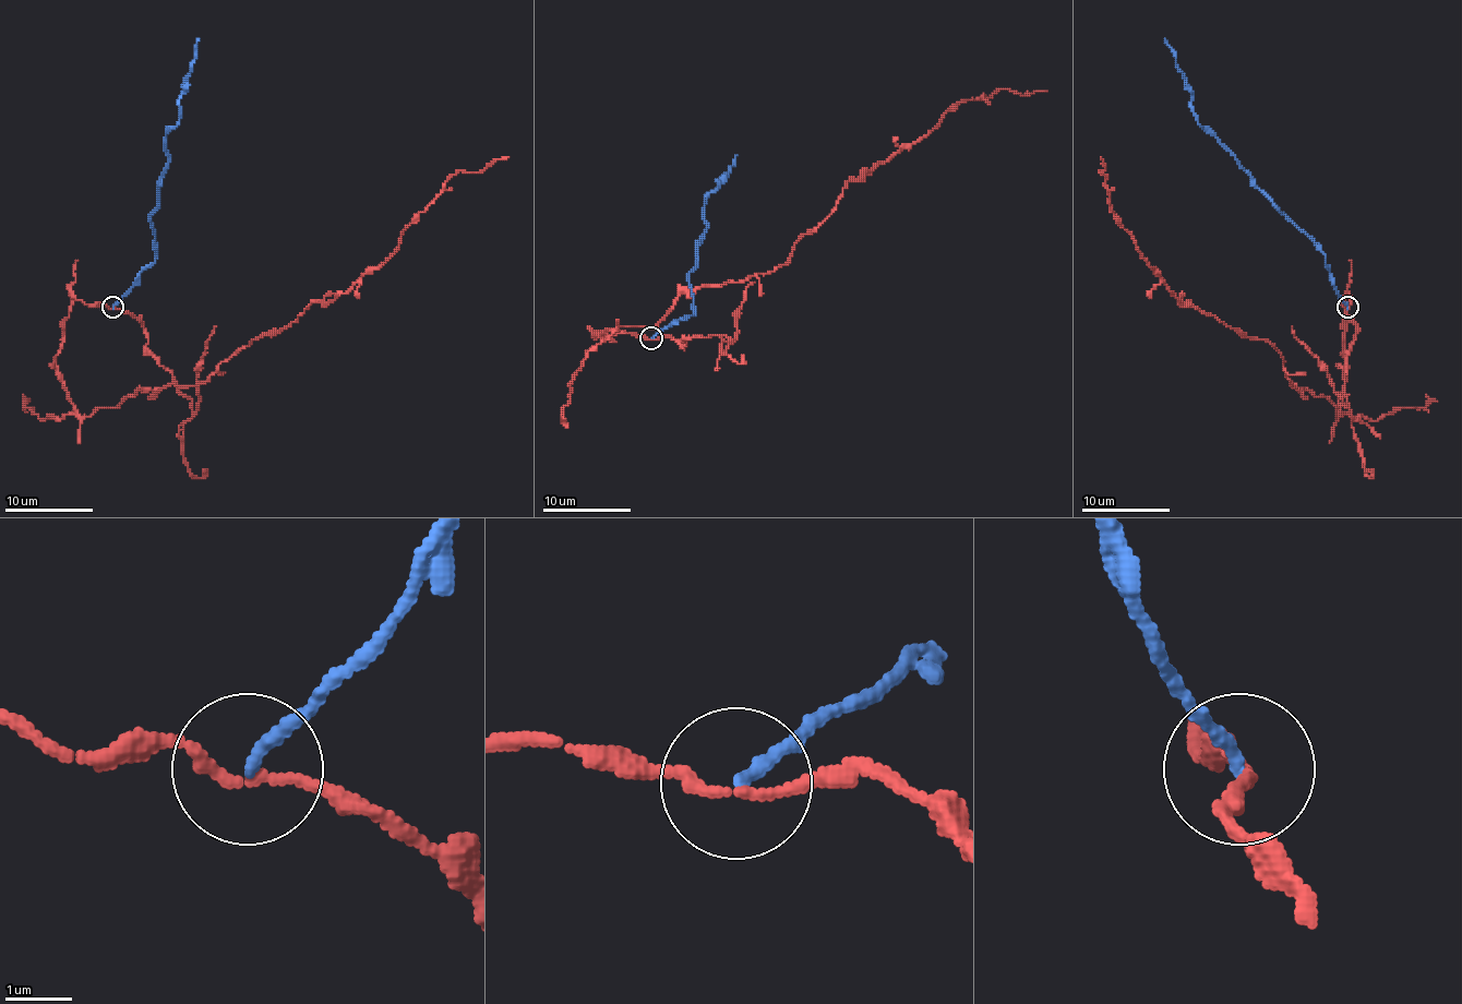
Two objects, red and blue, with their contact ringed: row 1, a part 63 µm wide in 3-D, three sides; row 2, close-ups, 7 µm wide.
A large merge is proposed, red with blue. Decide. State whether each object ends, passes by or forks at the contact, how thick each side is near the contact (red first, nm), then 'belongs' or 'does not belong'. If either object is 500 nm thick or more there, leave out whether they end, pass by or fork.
red passes by; blue ends there; 160 nm thick on the red side, 190 nm on the other; does not belong

